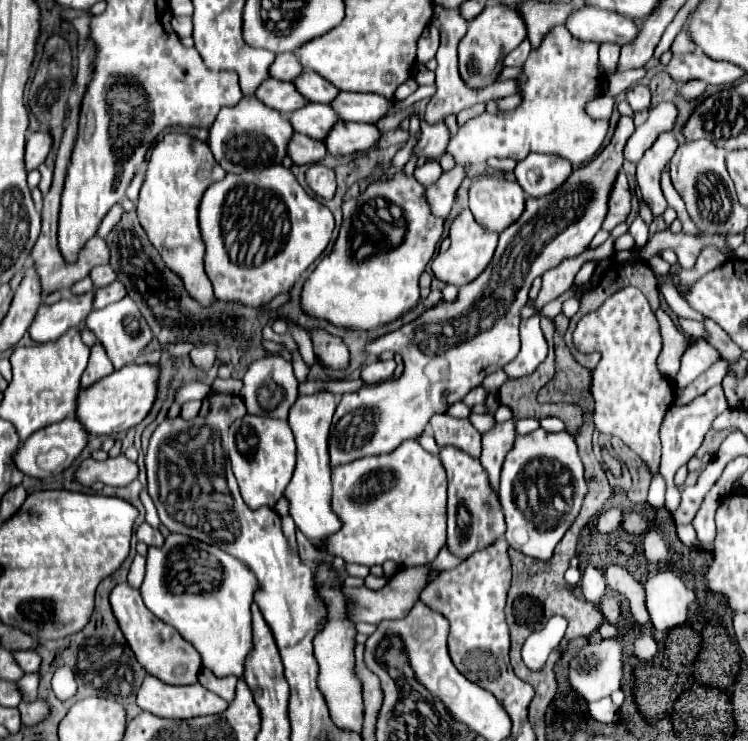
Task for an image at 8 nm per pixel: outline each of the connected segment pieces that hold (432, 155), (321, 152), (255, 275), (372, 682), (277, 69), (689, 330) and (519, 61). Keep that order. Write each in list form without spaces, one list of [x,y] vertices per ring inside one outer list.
[[[422,122],[422,138],[414,146],[412,154],[424,156],[424,158],[430,158],[430,160],[440,160],[440,156],[446,150],[448,138],[450,138],[450,134],[448,134],[448,128],[444,126],[444,122],[434,124],[434,126]]]
[[[294,134],[288,144],[288,156],[294,164],[316,164],[326,156],[326,144],[322,140],[314,140],[310,136]]]
[[[278,164],[262,172],[228,174],[224,180],[214,182],[200,200],[198,226],[206,244],[204,268],[212,280],[216,298],[260,306],[288,292],[296,278],[324,252],[334,230],[334,218],[324,204],[304,192],[288,168]]]
[[[364,644],[356,646],[356,672],[358,672],[360,680],[364,682],[366,714],[368,716],[372,714],[372,724],[376,724],[376,720],[378,720],[378,708],[382,706],[382,688],[380,688],[378,676],[366,668],[366,662],[364,662]]]
[[[288,52],[288,54],[278,54],[274,64],[270,66],[270,76],[278,78],[278,80],[294,80],[294,76],[302,74],[302,64],[298,60],[296,54]]]
[[[678,318],[680,322],[680,328],[686,332],[686,334],[698,334],[700,338],[704,338],[704,326],[702,322],[698,320],[688,320],[688,318]]]
[[[524,40],[516,50],[512,50],[506,58],[504,58],[504,66],[522,66],[530,54],[530,42]]]

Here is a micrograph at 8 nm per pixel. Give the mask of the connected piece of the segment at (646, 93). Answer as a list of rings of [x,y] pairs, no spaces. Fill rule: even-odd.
[[[636,84],[626,92],[626,100],[634,112],[646,110],[650,106],[650,90],[646,84]]]

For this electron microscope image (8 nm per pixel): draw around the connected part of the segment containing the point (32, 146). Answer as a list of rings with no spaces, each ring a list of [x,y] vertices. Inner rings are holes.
[[[48,130],[32,132],[26,142],[26,170],[38,168],[46,160],[50,148],[52,148],[52,134]]]

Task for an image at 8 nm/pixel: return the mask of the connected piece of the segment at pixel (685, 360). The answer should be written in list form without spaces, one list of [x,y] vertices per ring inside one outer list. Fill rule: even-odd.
[[[704,340],[690,346],[686,354],[682,356],[680,372],[674,376],[674,382],[678,388],[684,388],[692,380],[696,380],[702,372],[706,372],[716,360],[720,358],[720,352],[712,346],[708,346]]]

